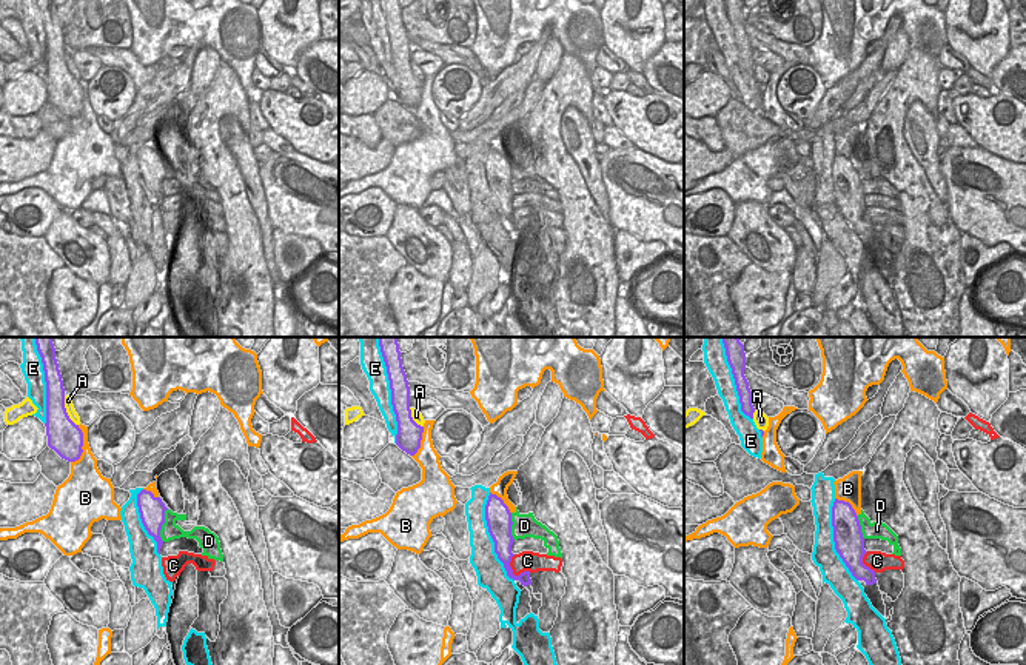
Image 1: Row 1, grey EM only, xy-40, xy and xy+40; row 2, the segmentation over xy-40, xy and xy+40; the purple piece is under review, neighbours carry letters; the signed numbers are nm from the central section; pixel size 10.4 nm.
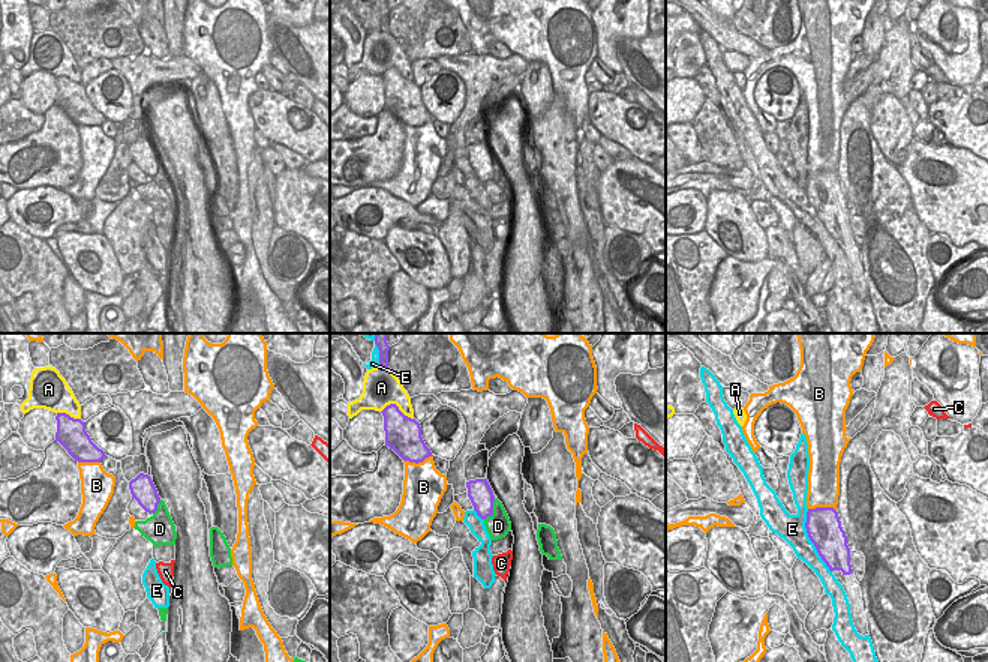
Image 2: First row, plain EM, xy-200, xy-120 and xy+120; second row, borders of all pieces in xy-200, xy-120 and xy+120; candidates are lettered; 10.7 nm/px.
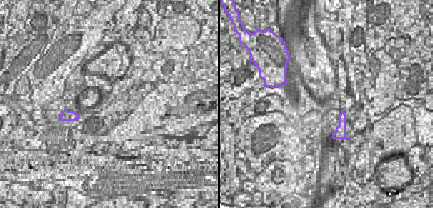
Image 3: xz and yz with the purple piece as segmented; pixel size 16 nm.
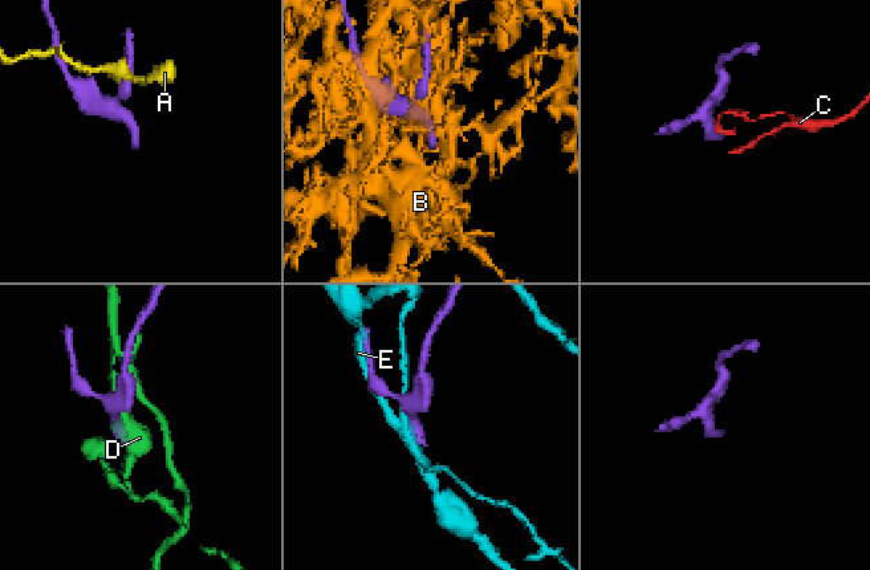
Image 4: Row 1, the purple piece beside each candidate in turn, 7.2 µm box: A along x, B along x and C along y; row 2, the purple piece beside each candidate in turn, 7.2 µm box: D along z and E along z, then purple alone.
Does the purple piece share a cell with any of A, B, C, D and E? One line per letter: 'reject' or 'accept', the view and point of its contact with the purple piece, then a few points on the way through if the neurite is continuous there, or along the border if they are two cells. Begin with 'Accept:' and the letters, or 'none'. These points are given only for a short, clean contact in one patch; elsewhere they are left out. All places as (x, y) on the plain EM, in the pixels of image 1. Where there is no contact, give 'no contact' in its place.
Accept: none
A: reject; contact xy-40 (65, 66)
B: reject; contact xy-40 (82, 100)
C: reject; contact xy (513, 230); border xy (510, 213), (510, 222), (515, 230), (530, 227)
D: reject; contact xy-40 (162, 179)
E: reject; contact xy (392, 50)

